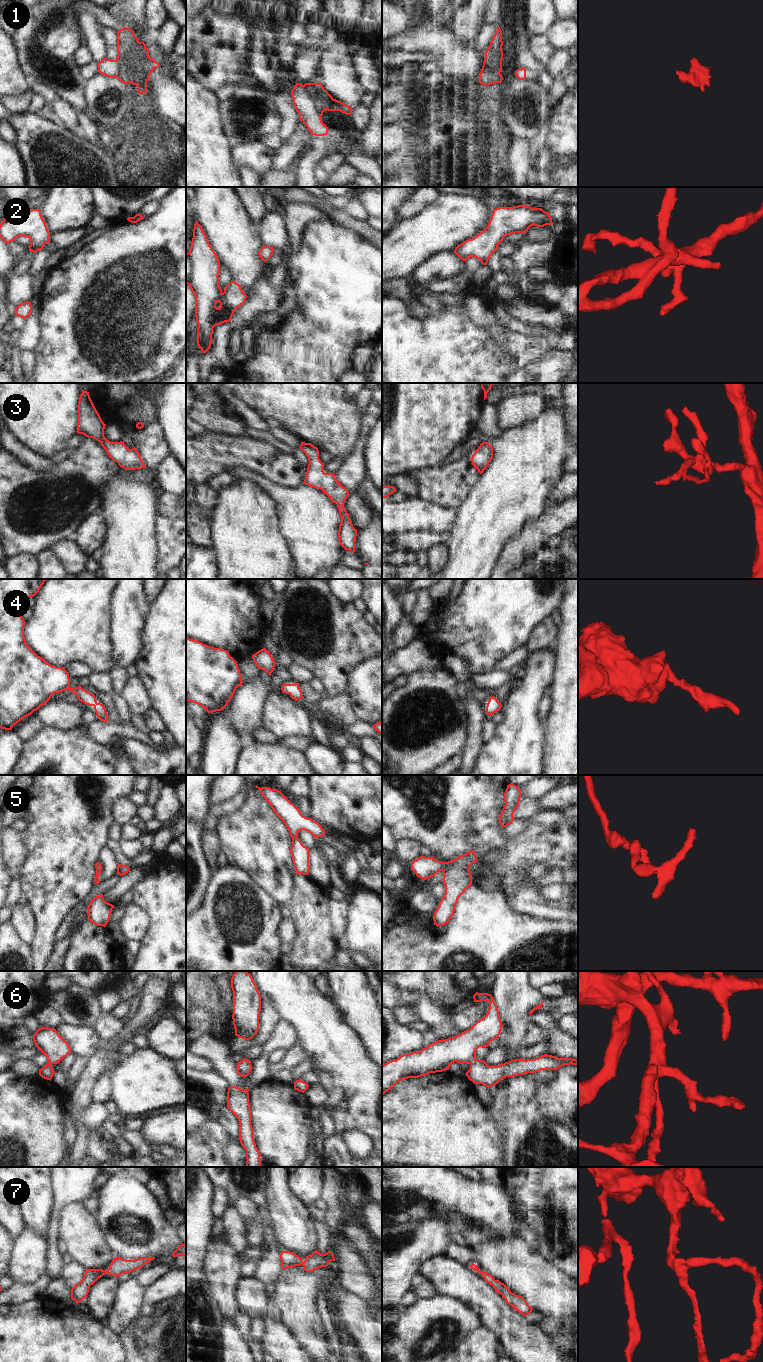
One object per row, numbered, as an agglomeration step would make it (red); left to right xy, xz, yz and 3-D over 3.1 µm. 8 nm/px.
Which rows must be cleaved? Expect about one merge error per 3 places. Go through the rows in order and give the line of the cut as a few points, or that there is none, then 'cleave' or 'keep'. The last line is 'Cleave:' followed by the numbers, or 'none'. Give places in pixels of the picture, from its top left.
1: cut in yz along (485, 56), (492, 56), (495, 59), (498, 73), (497, 82); cleave
2: no cut; keep
3: no cut; keep
4: no cut; keep
5: no cut; keep
6: no cut; keep
7: no cut; keep
Cleave: 1

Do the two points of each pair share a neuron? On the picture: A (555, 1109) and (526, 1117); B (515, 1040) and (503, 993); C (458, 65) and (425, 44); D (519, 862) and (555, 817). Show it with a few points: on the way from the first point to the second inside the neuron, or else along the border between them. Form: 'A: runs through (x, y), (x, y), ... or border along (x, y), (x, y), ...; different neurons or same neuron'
A: border along (537, 1090), (539, 1111), (562, 1124); different neurons
B: runs through (514, 1028), (514, 1005); same neuron
C: runs through (450, 57), (437, 44), (433, 44); same neuron
D: runs through (527, 851), (550, 828); same neuron

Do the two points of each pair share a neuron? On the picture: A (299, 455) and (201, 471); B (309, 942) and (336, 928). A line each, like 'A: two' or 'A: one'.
A: two
B: two

